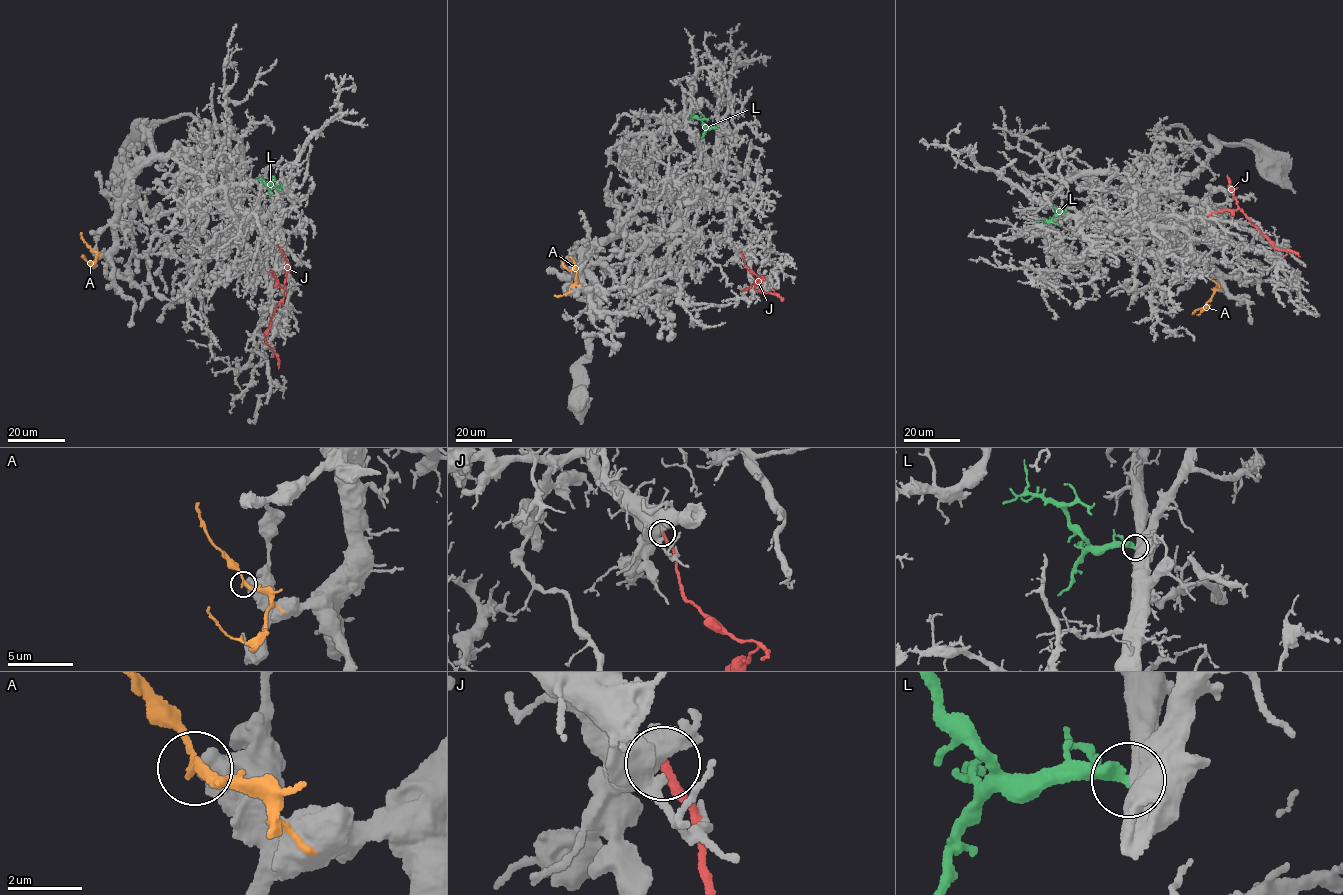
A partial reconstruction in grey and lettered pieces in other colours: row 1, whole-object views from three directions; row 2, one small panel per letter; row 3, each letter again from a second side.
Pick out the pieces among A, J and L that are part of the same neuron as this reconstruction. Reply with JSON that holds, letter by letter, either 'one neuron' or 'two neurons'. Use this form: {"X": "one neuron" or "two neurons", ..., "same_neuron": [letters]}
{"A": "two neurons", "J": "two neurons", "L": "one neuron", "same_neuron": ["L"]}

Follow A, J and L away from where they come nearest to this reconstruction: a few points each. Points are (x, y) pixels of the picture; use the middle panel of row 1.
A: (569, 291), (576, 283), (576, 271), (563, 265), (561, 255)
J: (740, 252), (749, 270), (763, 278), (759, 283), (761, 291), (783, 299)
L: (717, 129), (707, 128), (694, 116), (693, 109)

